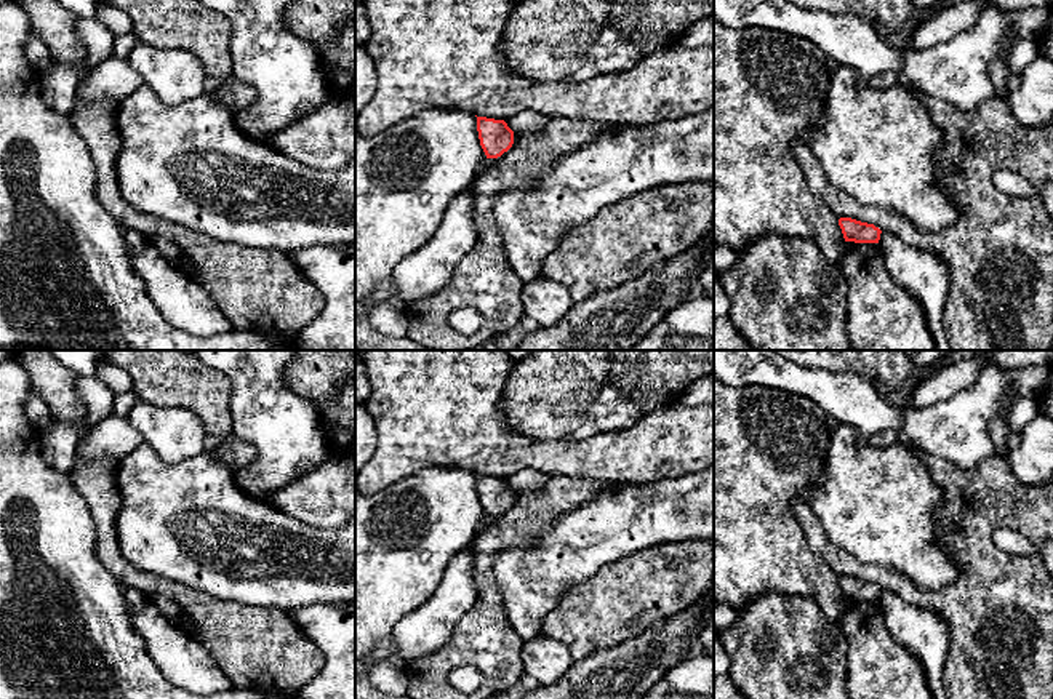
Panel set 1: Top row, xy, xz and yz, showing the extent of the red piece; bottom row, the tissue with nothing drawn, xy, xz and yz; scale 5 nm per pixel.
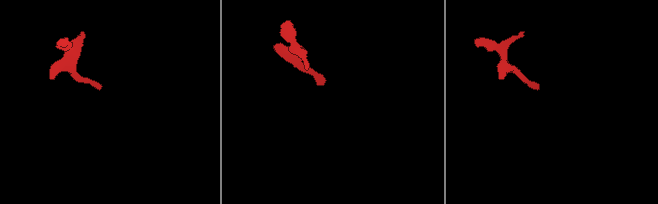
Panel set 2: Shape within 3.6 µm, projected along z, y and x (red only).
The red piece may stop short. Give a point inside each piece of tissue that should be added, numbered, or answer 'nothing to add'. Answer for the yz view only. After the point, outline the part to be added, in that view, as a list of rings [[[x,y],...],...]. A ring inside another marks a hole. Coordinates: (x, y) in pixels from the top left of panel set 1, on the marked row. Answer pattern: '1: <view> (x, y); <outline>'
nothing to add

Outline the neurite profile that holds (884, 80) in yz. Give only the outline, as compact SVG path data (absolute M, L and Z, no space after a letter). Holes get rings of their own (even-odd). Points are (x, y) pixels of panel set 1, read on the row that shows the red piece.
M893 72L880 74L874 80L869 80L869 82L858 78L859 88L885 90L885 88L891 88L898 83L901 83L901 80L899 80L898 74L893 74Z

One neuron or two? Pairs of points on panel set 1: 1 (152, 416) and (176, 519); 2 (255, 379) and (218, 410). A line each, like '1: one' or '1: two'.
1: two
2: two

